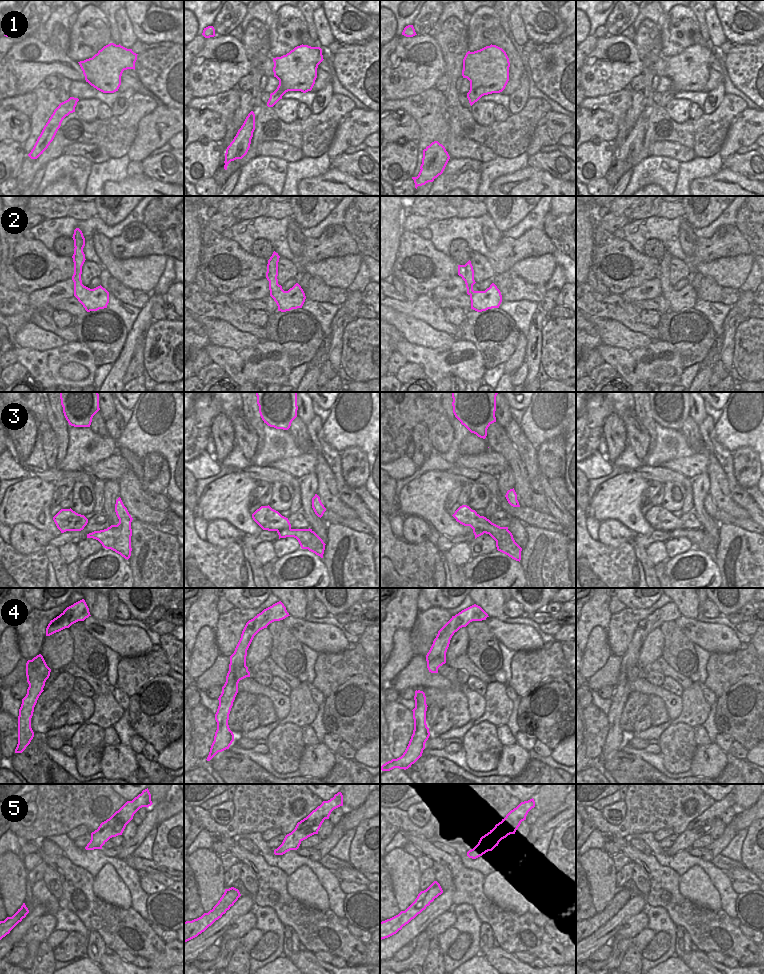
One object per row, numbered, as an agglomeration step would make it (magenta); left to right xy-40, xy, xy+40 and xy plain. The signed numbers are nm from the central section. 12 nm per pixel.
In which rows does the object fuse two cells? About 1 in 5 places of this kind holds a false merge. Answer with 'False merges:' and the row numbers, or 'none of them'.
False merges: 3.

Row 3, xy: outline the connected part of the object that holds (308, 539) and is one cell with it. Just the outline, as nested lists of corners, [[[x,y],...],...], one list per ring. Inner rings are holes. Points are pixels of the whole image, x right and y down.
[[[284,529],[277,532],[280,538],[294,537],[302,549],[308,549],[323,558],[325,543],[312,529]]]

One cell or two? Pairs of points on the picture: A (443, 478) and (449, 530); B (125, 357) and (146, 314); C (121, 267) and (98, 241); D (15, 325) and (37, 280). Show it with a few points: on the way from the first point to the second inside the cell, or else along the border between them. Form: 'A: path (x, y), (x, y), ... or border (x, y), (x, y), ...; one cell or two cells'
A: path (438, 491), (438, 515), (440, 517); one cell
B: path (129, 346), (132, 336), (141, 325); one cell
C: path (114, 263), (104, 253), (102, 248); one cell
D: border (53, 284), (28, 294); two cells

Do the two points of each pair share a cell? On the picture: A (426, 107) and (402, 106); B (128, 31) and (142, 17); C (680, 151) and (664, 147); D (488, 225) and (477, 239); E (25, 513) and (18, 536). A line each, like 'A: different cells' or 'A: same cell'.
A: same cell
B: different cells
C: same cell
D: different cells
E: different cells

